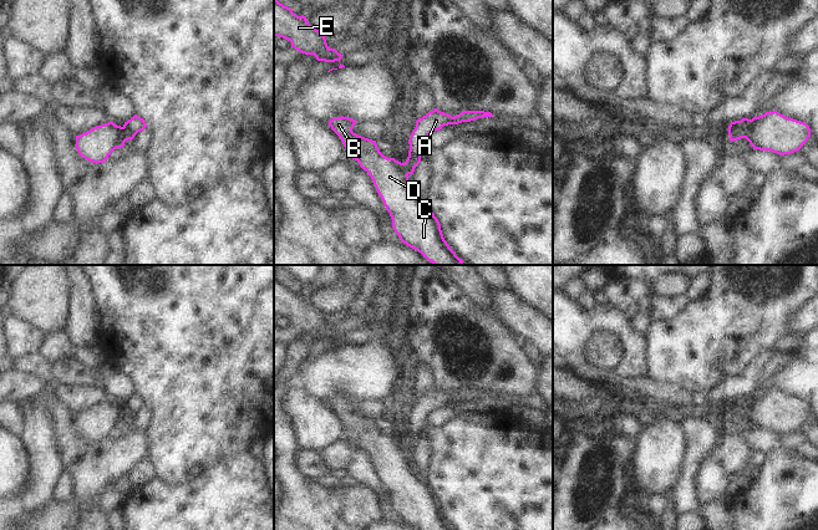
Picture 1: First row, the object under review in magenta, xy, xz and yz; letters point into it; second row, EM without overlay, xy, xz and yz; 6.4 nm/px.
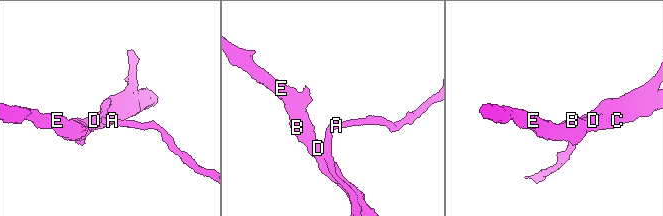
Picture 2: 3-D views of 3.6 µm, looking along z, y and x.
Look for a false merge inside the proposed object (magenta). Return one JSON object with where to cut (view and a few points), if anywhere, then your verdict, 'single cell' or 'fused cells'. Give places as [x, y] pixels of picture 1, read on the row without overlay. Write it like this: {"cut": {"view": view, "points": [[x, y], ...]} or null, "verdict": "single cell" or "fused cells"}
{"cut": {"view": "yz", "points": [[756, 396], [745, 401], [730, 416]]}, "verdict": "fused cells"}

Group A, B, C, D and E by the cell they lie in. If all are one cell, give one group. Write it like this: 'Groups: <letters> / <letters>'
Groups: A / B C D E

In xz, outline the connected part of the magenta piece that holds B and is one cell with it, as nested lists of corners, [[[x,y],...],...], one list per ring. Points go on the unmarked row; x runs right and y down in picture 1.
[[[341,394],[330,398],[329,404],[344,422],[346,435],[357,439],[371,455],[401,521],[417,530],[453,530],[426,479],[412,472],[405,443],[385,435],[376,419],[354,412],[356,401]]]

